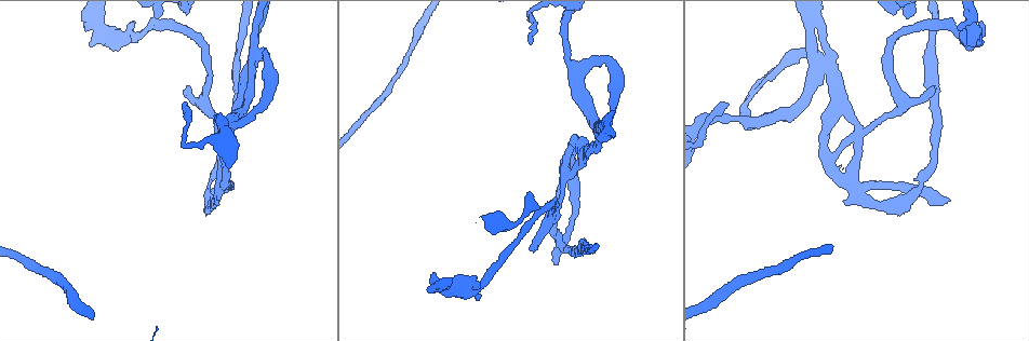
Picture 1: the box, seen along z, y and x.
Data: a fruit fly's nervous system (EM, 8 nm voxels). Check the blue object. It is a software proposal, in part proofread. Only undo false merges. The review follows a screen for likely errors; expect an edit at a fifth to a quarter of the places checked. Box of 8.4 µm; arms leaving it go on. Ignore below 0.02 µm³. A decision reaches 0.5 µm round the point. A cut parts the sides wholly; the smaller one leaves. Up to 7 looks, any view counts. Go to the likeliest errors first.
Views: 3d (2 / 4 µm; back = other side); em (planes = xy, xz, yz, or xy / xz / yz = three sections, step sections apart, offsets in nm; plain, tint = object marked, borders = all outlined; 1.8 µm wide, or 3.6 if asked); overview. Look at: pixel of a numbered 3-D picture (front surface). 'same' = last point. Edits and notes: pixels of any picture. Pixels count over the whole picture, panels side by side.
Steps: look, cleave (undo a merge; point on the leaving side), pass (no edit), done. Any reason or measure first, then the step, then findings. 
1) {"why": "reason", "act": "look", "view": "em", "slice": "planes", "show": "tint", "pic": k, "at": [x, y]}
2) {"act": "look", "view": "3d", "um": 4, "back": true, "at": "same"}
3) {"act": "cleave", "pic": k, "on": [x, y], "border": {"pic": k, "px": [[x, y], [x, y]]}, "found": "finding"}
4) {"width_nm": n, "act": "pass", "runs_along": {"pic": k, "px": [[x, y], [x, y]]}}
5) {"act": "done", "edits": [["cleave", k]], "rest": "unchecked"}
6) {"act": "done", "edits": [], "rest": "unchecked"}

{"why": "branch point", "act": "look", "view": "em", "slice": "planes", "show": "tint", "pic": 1, "at": [859, 127]}

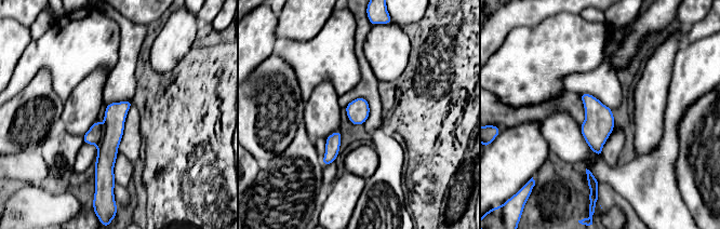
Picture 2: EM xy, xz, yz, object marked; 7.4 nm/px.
{"act": "cleave", "pic": 2, "on": [93, 136], "border": {"pic": 2, "px": [[103, 126], [103, 136], [97, 146]]}, "found": "a second cell is stuck on"}

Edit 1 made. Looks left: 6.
{"why": "looks like a crossing", "act": "look", "view": "3d", "um": 4, "pic": 1, "at": [817, 74]}

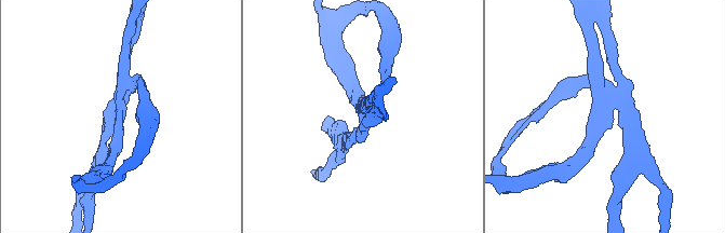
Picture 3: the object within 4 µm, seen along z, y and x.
{"act": "look", "view": "em", "slice": "yz", "step": 16, "show": "plain", "pic": 3, "at": [362, 113]}

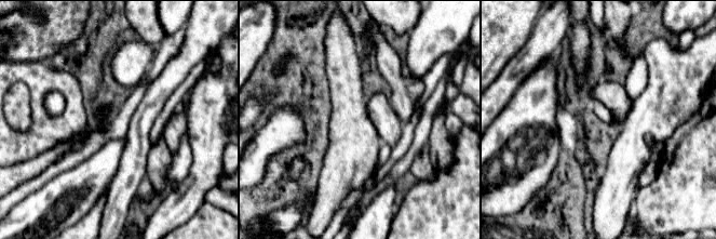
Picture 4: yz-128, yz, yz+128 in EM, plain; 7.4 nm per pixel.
{"why": "with the object marked", "act": "look", "view": "em", "slice": "yz", "step": 16, "show": "tint", "at": "same"}

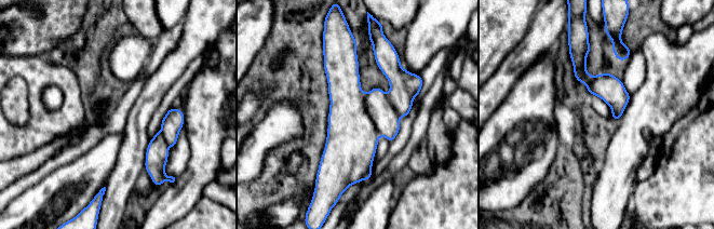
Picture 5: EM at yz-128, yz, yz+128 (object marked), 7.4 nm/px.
{"act": "pass", "runs_along": {"pic": 5, "px": [[575, 58], [616, 104], [616, 117]]}, "found": "all the same cell"}

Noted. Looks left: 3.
{"why": "arms part here", "act": "look", "view": "em", "slice": "xy", "step": 8, "show": "plain", "pic": 1, "at": [751, 125]}

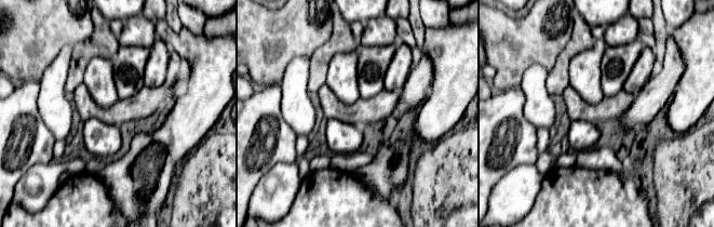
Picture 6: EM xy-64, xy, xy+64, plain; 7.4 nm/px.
{"act": "look", "view": "em", "slice": "xy", "step": 8, "show": "tint", "at": "same"}

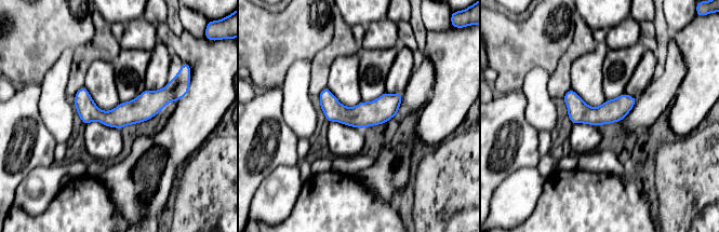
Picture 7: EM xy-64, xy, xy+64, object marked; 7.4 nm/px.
{"act": "pass", "runs_along": {"pic": 7, "px": [[177, 95], [122, 116], [77, 104]]}, "found": "one cell here"}

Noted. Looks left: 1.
{"act": "done", "edits": [["cleave", 2]], "rest": "unchecked"}

